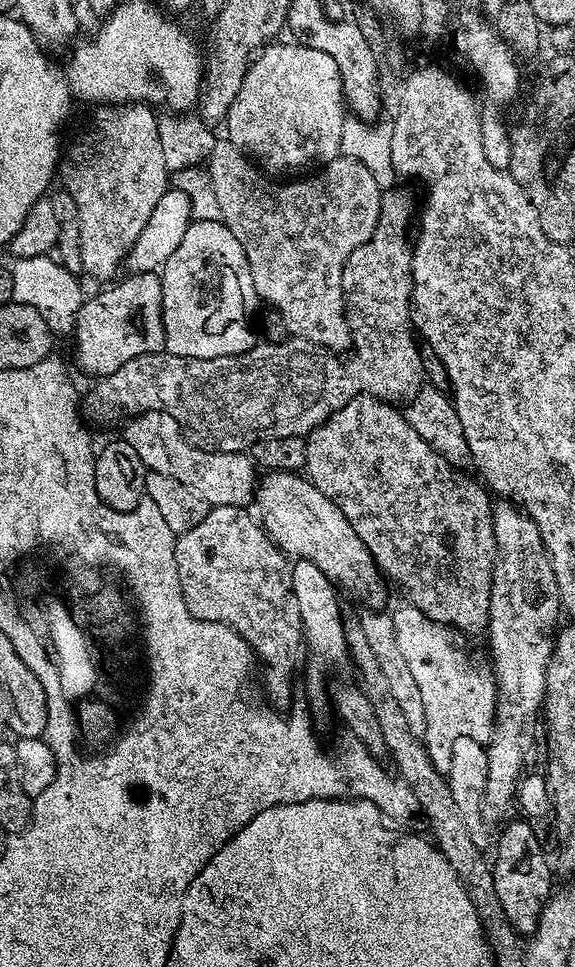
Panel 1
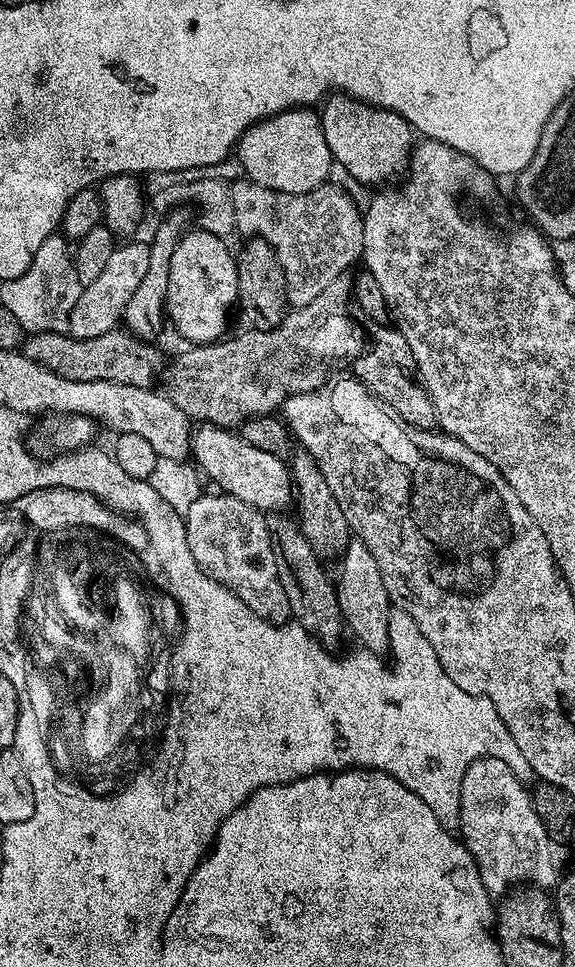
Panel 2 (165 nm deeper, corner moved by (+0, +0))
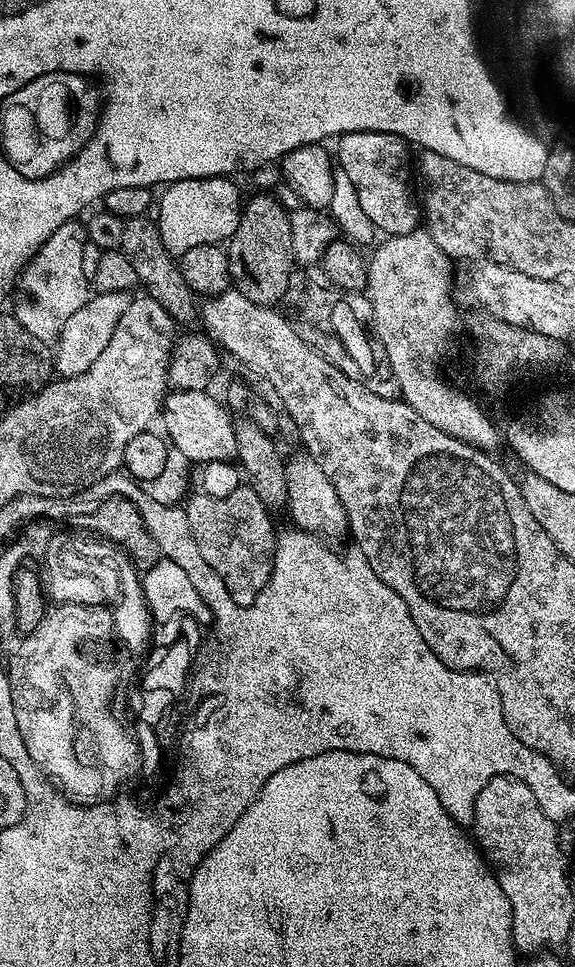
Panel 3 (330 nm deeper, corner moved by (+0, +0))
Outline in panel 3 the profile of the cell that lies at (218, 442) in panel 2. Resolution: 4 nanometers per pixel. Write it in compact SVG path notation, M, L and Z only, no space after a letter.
M169 391L162 405L163 431L171 447L177 448L191 462L203 466L210 462L232 462L236 460L233 417L219 399L208 396L207 391Z

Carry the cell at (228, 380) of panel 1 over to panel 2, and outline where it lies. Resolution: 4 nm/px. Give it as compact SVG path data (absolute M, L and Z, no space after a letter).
M328 298L315 300L301 308L292 308L274 329L253 328L245 331L210 344L189 347L186 354L175 357L169 363L172 364L169 368L167 365L162 376L162 384L164 380L162 388L172 399L174 406L178 406L178 410L185 412L189 418L196 418L206 415L208 408L212 408L214 415L220 416L224 412L225 418L232 420L236 412L243 410L248 396L252 396L251 415L266 416L269 415L270 408L264 403L267 402L268 395L275 390L276 384L280 384L285 397L294 396L298 392L314 392L325 383L324 367L331 360L351 361L359 357L363 353L360 351L364 348L363 330L346 313L339 312Z

